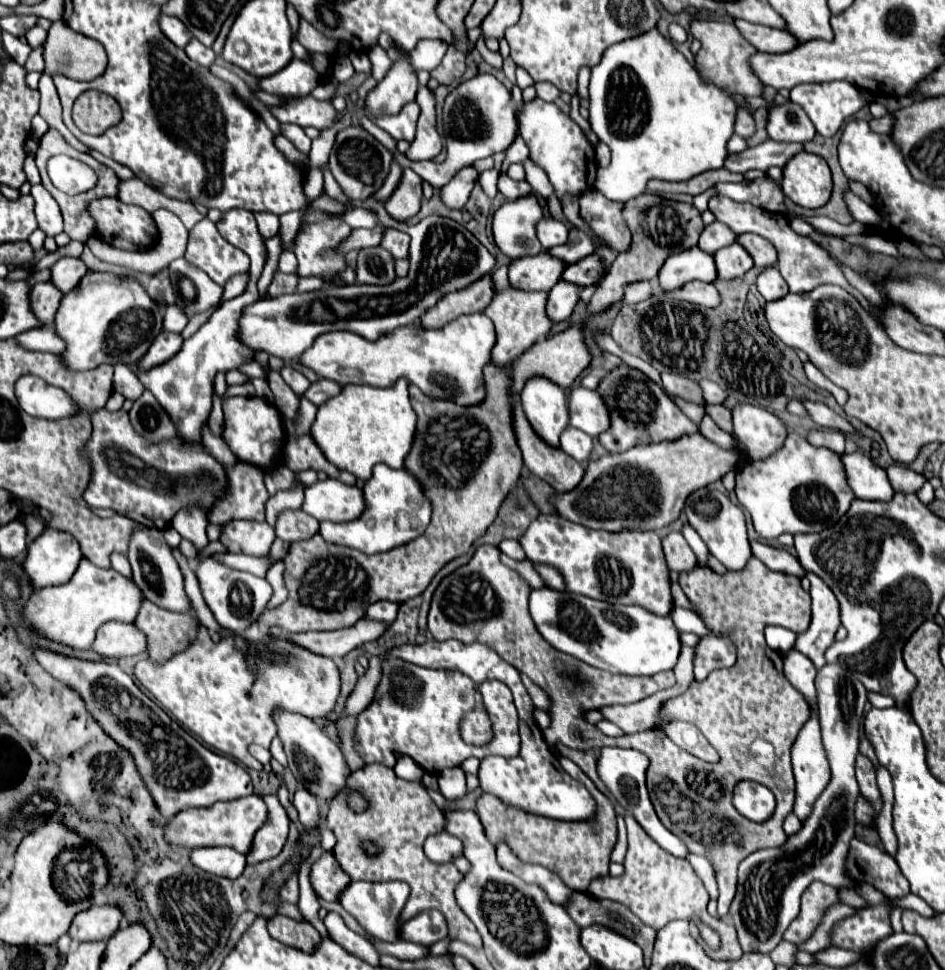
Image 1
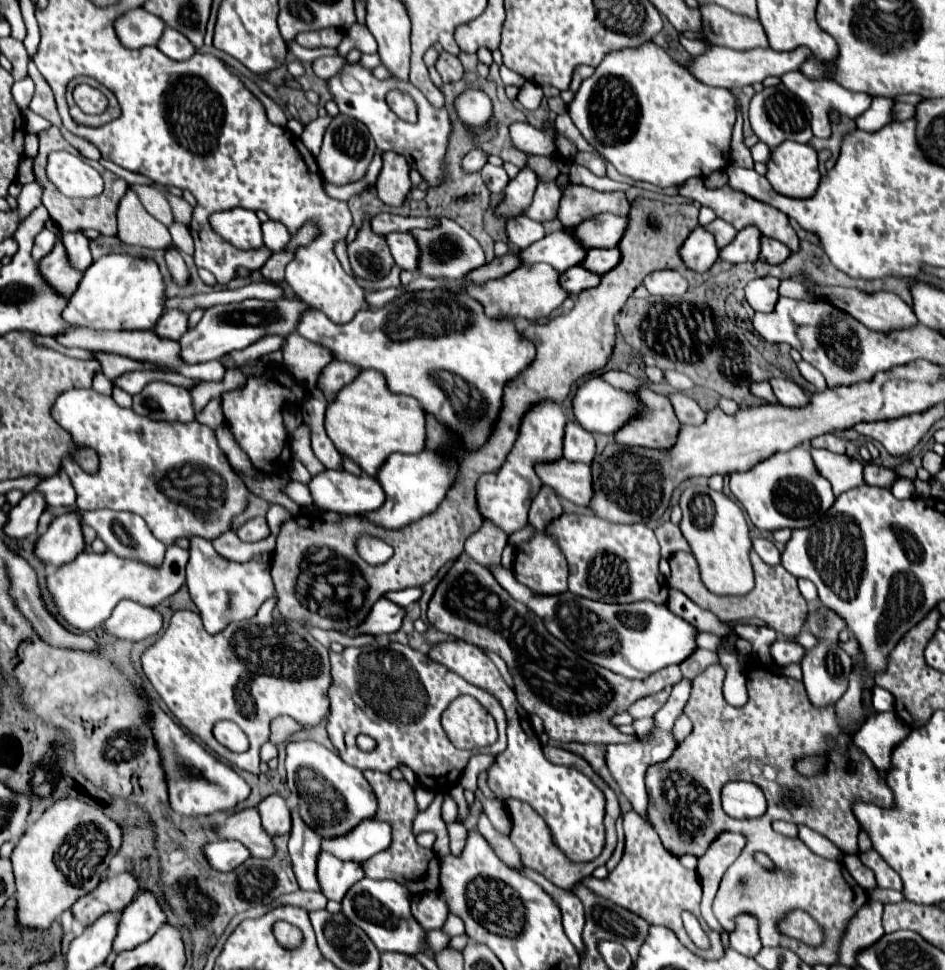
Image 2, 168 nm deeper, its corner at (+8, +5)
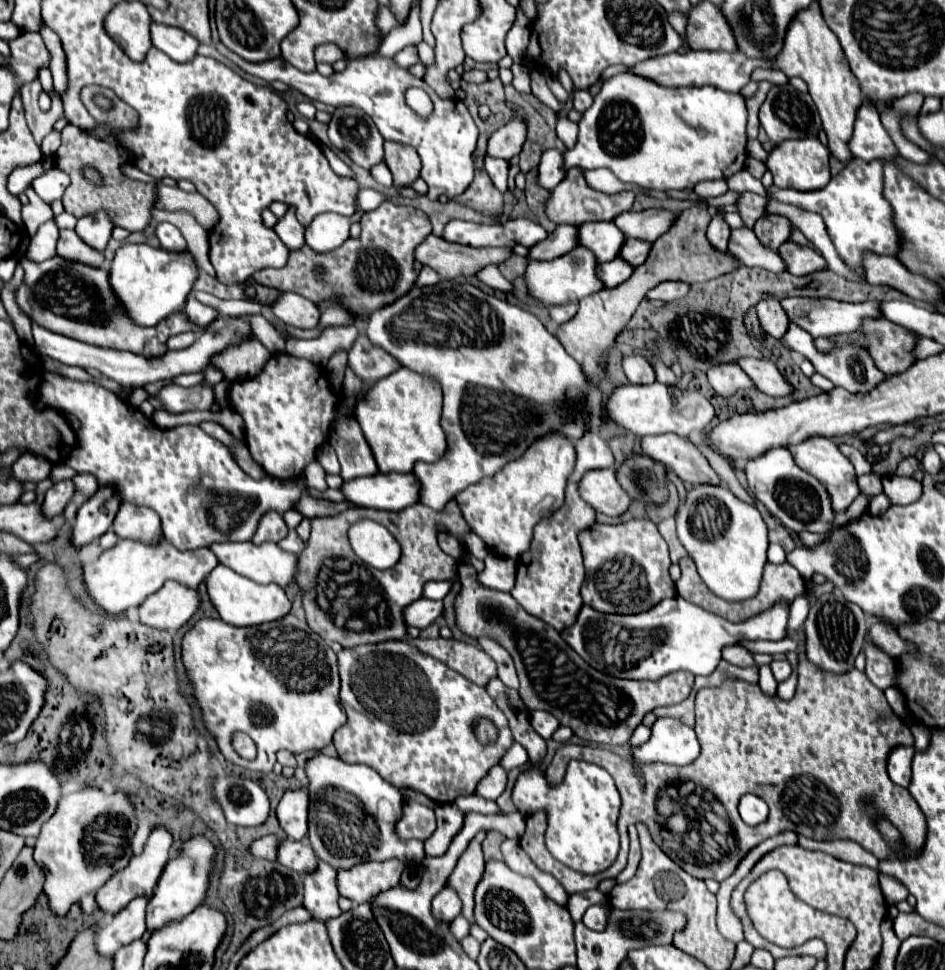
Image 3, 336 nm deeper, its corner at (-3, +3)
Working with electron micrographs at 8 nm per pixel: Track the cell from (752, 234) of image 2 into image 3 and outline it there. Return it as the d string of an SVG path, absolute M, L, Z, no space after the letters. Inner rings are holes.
M766 215L754 225L754 233L758 235L758 239L762 239L762 243L766 243L766 247L770 247L772 251L778 251L780 243L788 241L790 229L792 223L782 215Z

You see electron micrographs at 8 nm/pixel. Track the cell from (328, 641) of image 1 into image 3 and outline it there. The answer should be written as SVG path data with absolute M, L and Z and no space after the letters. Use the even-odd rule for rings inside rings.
M418 599L410 603L410 607L402 609L406 627L418 627L418 629L428 627L440 615L442 615L442 601L432 601L432 599Z

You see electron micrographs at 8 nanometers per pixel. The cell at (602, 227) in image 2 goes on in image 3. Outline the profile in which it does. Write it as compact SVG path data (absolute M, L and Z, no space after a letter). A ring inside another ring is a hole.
M646 209L640 213L636 213L636 211L622 213L612 223L628 239L646 239L648 243L652 243L654 239L658 239L658 235L668 231L674 217L676 215L666 209Z

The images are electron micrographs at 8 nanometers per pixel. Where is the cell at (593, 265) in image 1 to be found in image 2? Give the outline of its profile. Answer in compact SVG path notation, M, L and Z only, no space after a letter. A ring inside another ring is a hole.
M611 247L611 249L589 249L583 267L585 269L593 269L593 273L607 273L611 271L617 263L621 261L621 251L619 247Z

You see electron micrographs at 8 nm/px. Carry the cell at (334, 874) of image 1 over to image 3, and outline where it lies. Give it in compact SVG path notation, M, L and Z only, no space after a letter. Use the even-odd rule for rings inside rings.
M398 859L362 861L350 871L338 871L338 891L354 903L366 903L372 895L398 885L402 871L404 863L398 863Z

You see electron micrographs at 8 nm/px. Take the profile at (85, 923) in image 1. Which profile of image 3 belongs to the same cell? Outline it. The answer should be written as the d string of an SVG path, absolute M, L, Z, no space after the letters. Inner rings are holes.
M164 827L154 829L154 831L150 833L148 841L146 841L146 847L144 847L142 855L132 857L126 869L122 869L122 871L118 871L116 875L112 875L112 877L108 879L108 883L104 883L104 887L98 889L98 893L96 893L96 903L98 903L98 907L100 907L104 913L116 913L116 911L122 911L122 909L124 909L132 899L136 899L136 897L142 897L142 895L150 897L150 895L154 893L154 887L156 887L158 879L160 879L160 873L164 871L164 865L166 865L168 859L170 859L170 857L168 857L170 845L172 845L172 835L170 835Z

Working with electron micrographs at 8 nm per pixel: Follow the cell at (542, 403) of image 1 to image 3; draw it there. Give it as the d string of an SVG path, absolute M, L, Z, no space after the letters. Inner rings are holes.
M554 431L554 435L538 439L522 459L514 459L514 463L502 467L494 477L482 479L482 483L470 485L456 495L464 519L472 531L484 539L492 553L512 559L520 557L530 545L534 525L564 503L564 489L574 469L574 457L574 441L570 437Z

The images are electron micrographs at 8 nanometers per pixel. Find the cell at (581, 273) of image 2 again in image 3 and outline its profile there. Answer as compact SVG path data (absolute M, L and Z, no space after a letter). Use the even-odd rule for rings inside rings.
M616 257L610 263L598 265L598 279L602 279L604 287L618 287L620 283L624 283L632 275L632 271L634 269L626 261Z

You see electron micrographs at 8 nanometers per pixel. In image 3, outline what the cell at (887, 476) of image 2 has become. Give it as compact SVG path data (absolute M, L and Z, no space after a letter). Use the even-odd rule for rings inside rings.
M870 471L866 475L860 475L858 477L858 485L860 485L860 491L866 493L866 495L880 495L882 493L882 475Z

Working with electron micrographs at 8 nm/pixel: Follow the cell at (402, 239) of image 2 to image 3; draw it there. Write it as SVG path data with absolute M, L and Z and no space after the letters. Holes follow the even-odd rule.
M428 235L414 251L414 259L422 265L432 267L442 281L456 279L458 275L470 277L488 263L500 263L508 259L510 253L500 247L474 249L458 243L450 243L438 235Z

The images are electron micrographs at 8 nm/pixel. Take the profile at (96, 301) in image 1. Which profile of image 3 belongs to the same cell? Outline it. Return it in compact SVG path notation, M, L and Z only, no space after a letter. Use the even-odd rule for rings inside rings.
M122 245L114 255L108 279L114 289L114 297L122 303L132 323L148 327L160 323L170 313L180 311L196 281L196 275L196 263L190 253L170 253L150 245Z

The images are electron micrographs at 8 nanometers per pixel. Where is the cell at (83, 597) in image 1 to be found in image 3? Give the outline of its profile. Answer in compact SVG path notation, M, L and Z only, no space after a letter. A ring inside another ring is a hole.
M166 539L158 545L144 545L138 541L118 541L112 549L104 551L94 563L82 565L82 579L90 599L106 615L122 615L130 607L138 607L148 595L158 591L168 579L196 589L204 577L218 565L214 553L208 549L178 551Z

